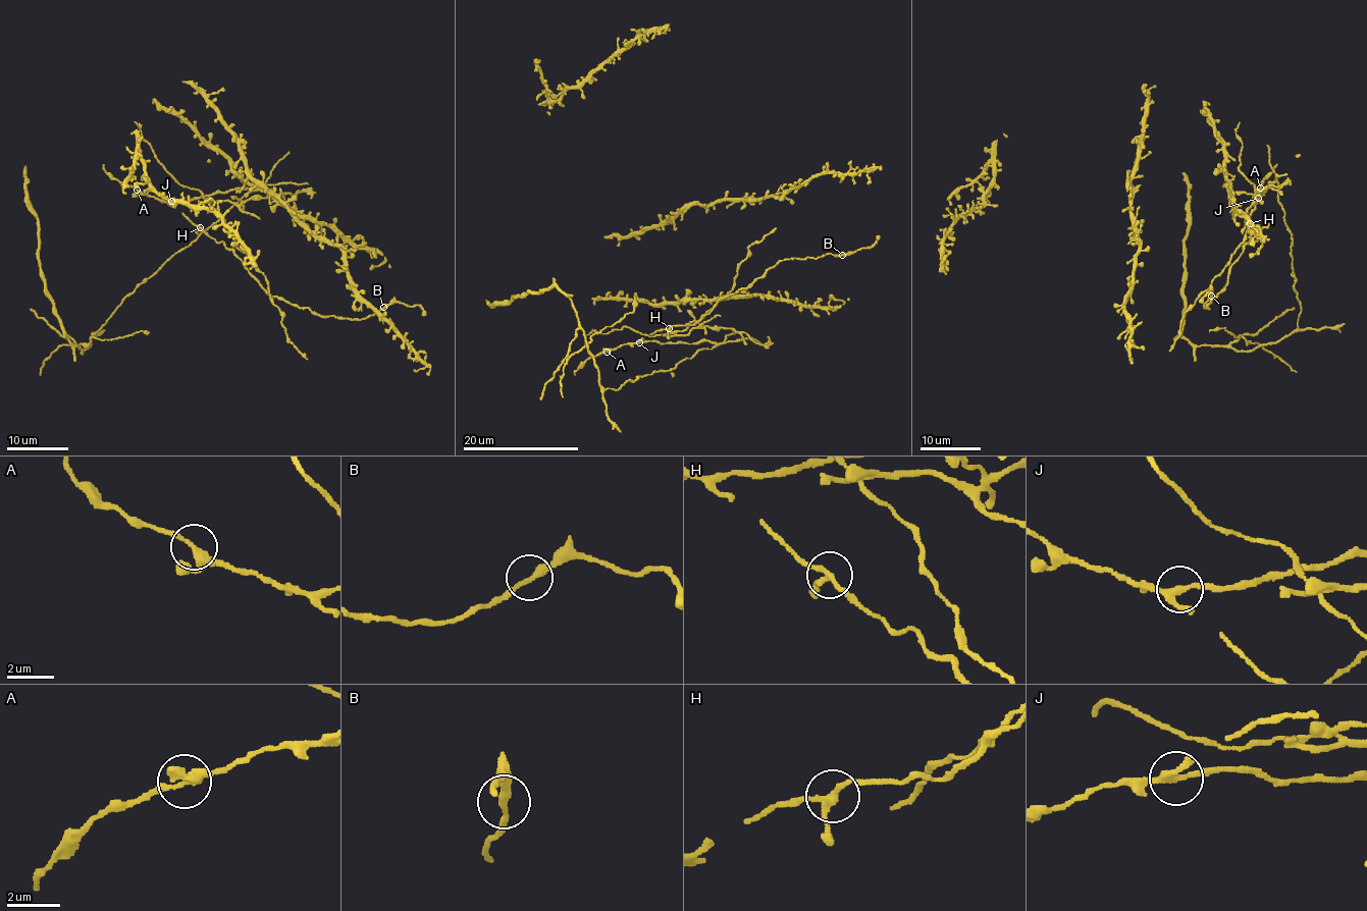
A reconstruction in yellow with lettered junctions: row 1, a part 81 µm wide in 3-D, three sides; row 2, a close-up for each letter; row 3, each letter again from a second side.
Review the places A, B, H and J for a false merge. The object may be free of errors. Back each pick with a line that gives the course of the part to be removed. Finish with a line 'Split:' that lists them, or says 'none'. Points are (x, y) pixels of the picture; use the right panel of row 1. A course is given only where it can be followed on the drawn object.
Split: J

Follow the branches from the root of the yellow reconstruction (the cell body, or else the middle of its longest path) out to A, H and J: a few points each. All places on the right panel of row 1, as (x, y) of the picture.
A: (1261, 191), (1278, 186), (1287, 178), (1285, 173), (1275, 174), (1276, 180), (1256, 199), (1260, 188)
H: (1261, 191), (1255, 196), (1259, 195), (1255, 197), (1255, 207), (1247, 223), (1245, 243), (1251, 240), (1250, 223)
J: (1261, 191), (1278, 186), (1287, 178), (1285, 173), (1275, 174), (1276, 180), (1268, 182), (1258, 199)

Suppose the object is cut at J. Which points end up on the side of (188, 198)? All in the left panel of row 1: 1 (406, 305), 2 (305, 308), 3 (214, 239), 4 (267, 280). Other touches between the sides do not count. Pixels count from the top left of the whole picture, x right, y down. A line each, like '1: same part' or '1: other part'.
1: other part
2: other part
3: other part
4: same part

